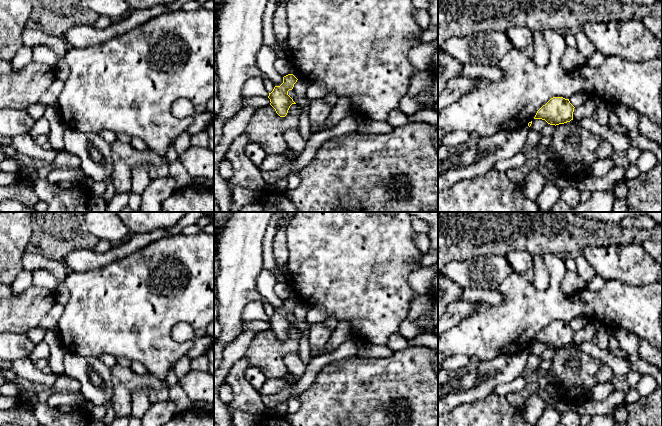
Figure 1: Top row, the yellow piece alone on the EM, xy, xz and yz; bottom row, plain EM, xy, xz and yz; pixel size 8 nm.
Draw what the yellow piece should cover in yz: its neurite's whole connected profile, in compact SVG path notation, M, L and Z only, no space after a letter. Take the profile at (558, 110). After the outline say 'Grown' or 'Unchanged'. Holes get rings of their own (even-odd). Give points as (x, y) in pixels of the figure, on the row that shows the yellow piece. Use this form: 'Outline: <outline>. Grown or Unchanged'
Outline: M553 97L537 111L534 119L542 119L555 126L564 124L573 120L574 108L569 99Z. Unchanged

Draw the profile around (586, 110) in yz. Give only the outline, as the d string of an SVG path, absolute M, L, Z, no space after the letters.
M589 96L585 102L574 108L573 120L579 121L583 118L590 118L593 116L595 109L602 104L603 101L593 96Z

